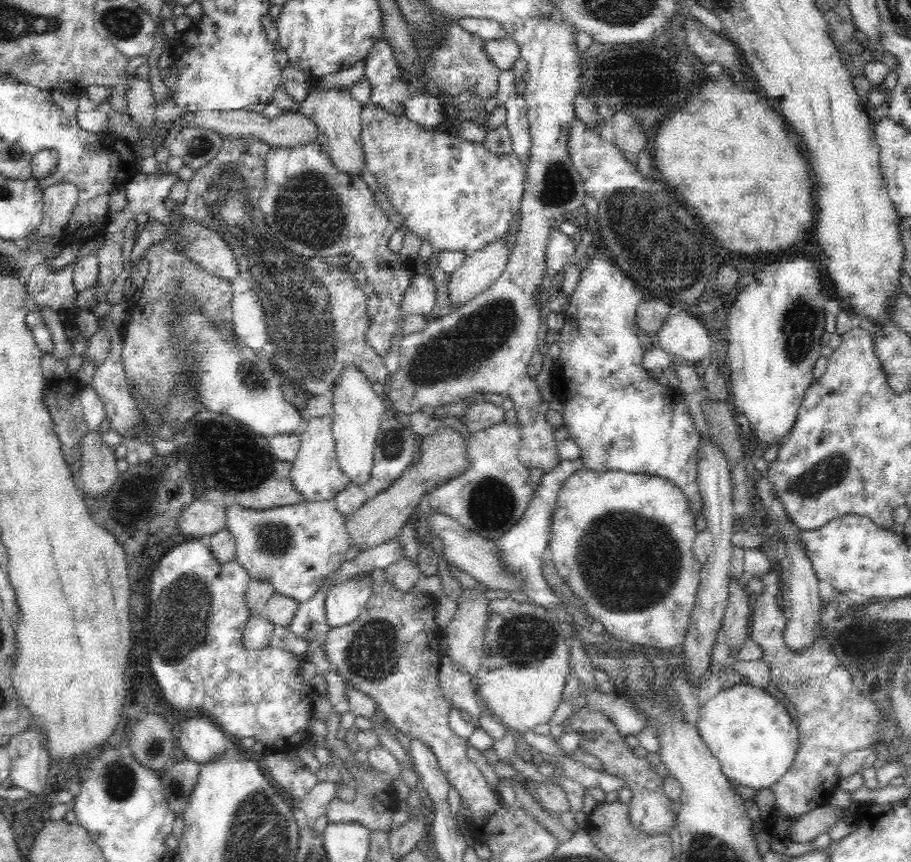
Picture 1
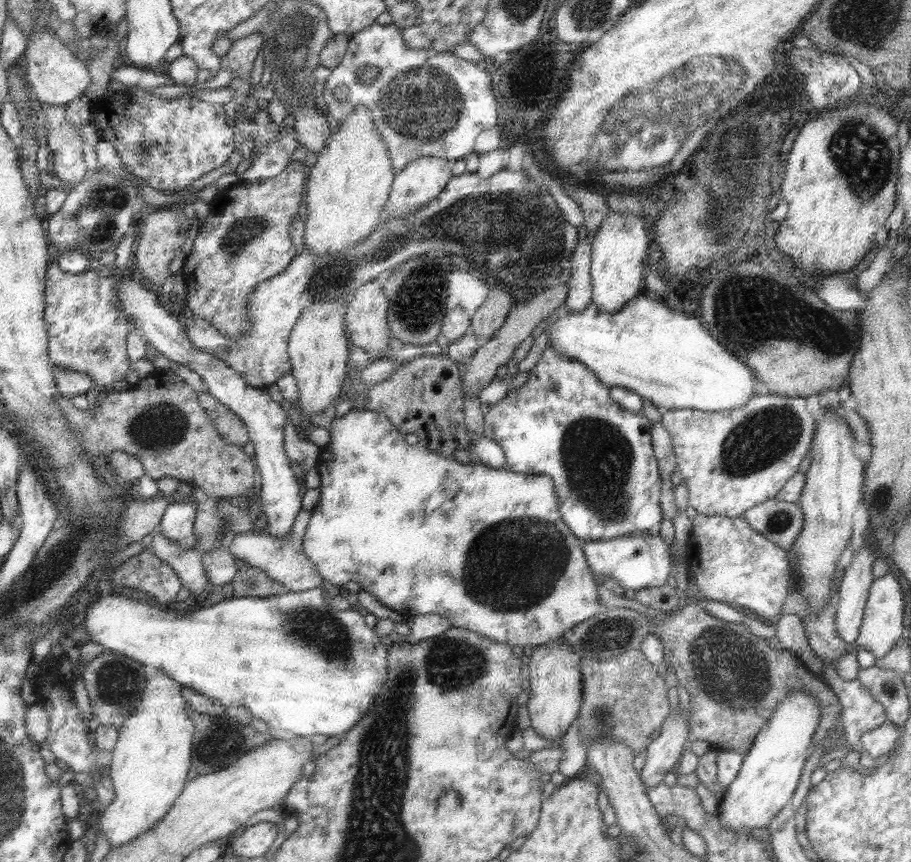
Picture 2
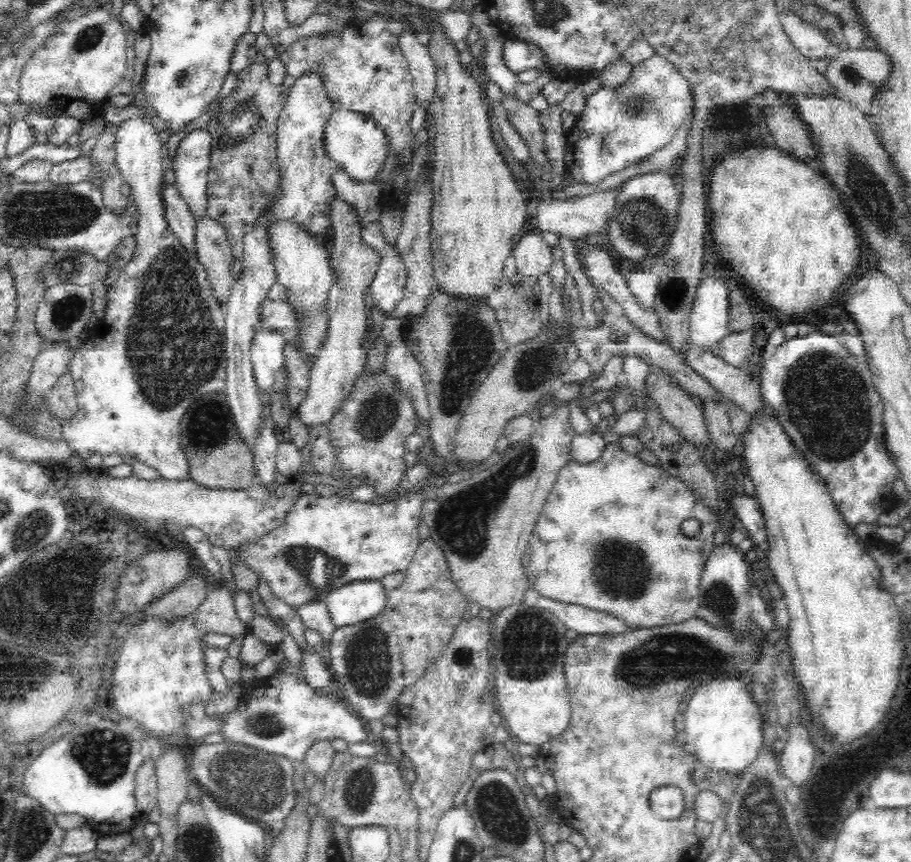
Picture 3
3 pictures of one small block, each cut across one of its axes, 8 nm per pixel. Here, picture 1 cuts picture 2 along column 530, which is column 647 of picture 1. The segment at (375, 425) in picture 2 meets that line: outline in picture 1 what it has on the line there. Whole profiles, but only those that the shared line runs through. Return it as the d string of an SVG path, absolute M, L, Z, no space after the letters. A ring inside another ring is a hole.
M582 468L572 474L558 492L548 548L558 574L570 586L572 594L584 602L590 620L600 622L614 640L674 650L686 640L700 588L702 566L694 558L696 536L696 520L690 512L690 504L682 490L670 480L620 470L592 472Z

